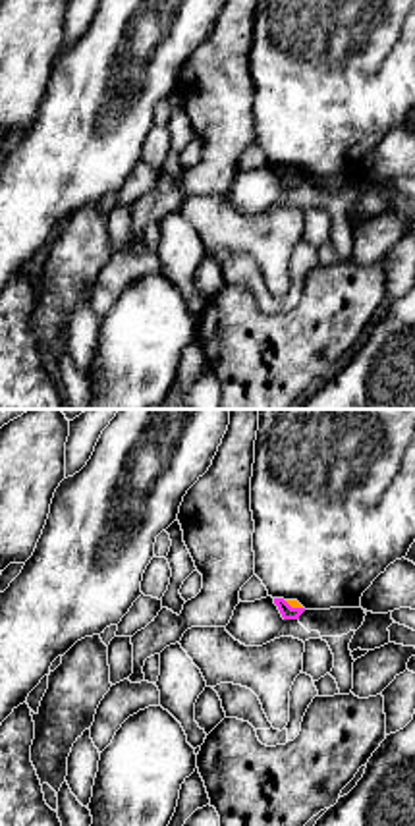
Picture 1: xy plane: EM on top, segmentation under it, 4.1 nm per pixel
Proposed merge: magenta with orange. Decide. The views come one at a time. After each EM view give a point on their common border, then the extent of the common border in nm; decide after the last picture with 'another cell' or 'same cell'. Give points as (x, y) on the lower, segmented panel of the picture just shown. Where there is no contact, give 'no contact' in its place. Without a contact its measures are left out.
(294, 608) | 90 nm

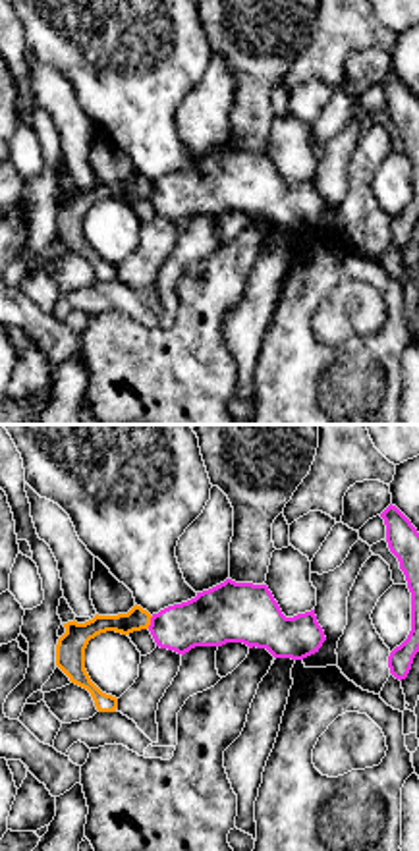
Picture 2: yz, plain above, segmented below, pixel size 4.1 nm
(151, 622) | 60 nm

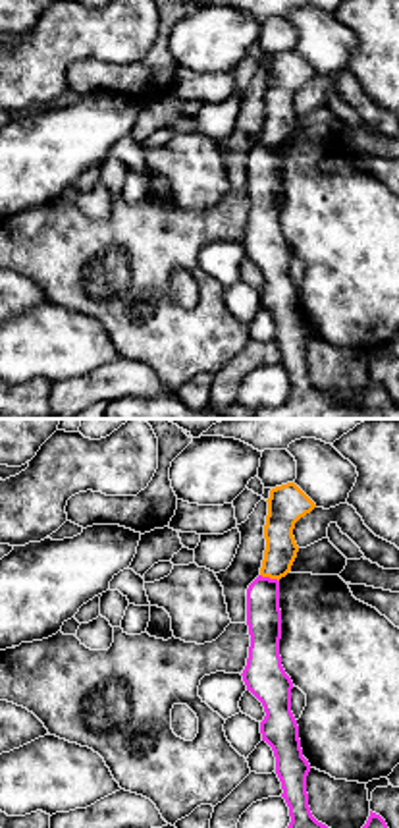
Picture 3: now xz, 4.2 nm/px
(268, 578) | 90 nm

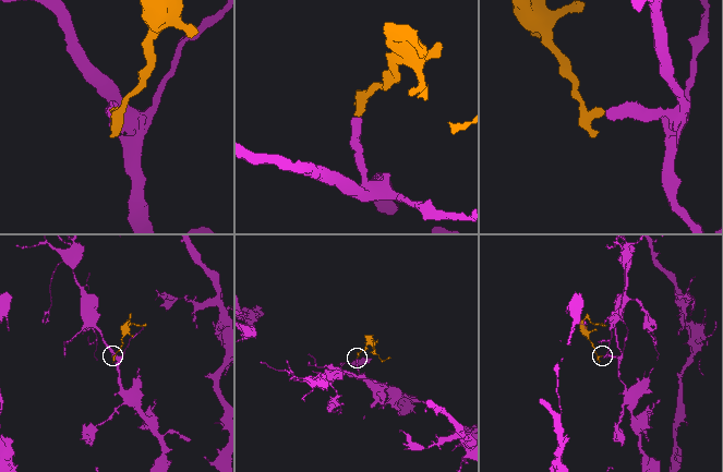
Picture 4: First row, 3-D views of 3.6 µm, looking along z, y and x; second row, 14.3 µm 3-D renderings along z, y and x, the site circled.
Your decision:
another cell

